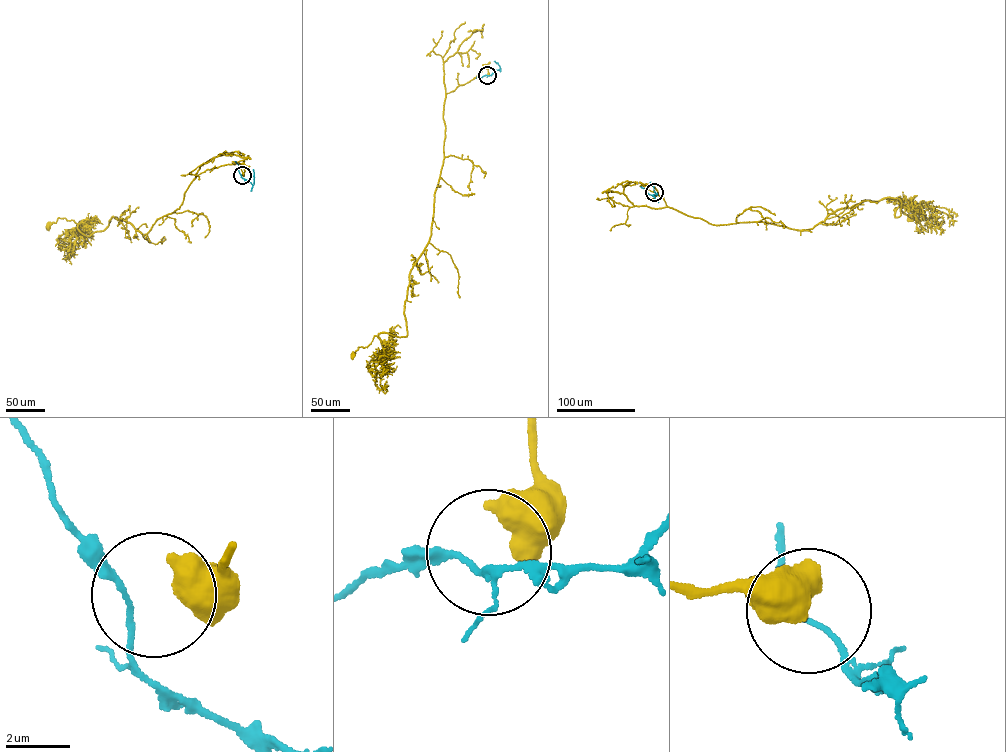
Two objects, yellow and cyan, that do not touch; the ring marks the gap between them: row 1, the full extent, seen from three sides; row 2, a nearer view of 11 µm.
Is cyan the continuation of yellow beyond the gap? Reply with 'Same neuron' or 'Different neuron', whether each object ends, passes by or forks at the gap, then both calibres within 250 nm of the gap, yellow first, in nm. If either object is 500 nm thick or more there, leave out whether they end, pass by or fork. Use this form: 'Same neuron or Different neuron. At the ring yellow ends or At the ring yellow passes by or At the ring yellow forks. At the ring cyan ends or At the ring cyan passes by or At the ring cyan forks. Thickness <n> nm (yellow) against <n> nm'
Different neuron. Thickness 750 nm (yellow) against 170 nm

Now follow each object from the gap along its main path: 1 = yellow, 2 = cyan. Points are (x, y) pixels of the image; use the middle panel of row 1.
1: (488, 75), (484, 66), (446, 95), (443, 165), (429, 242), (410, 274), (407, 335), (379, 334), (353, 354)
2: (487, 75), (500, 69), (494, 61)

